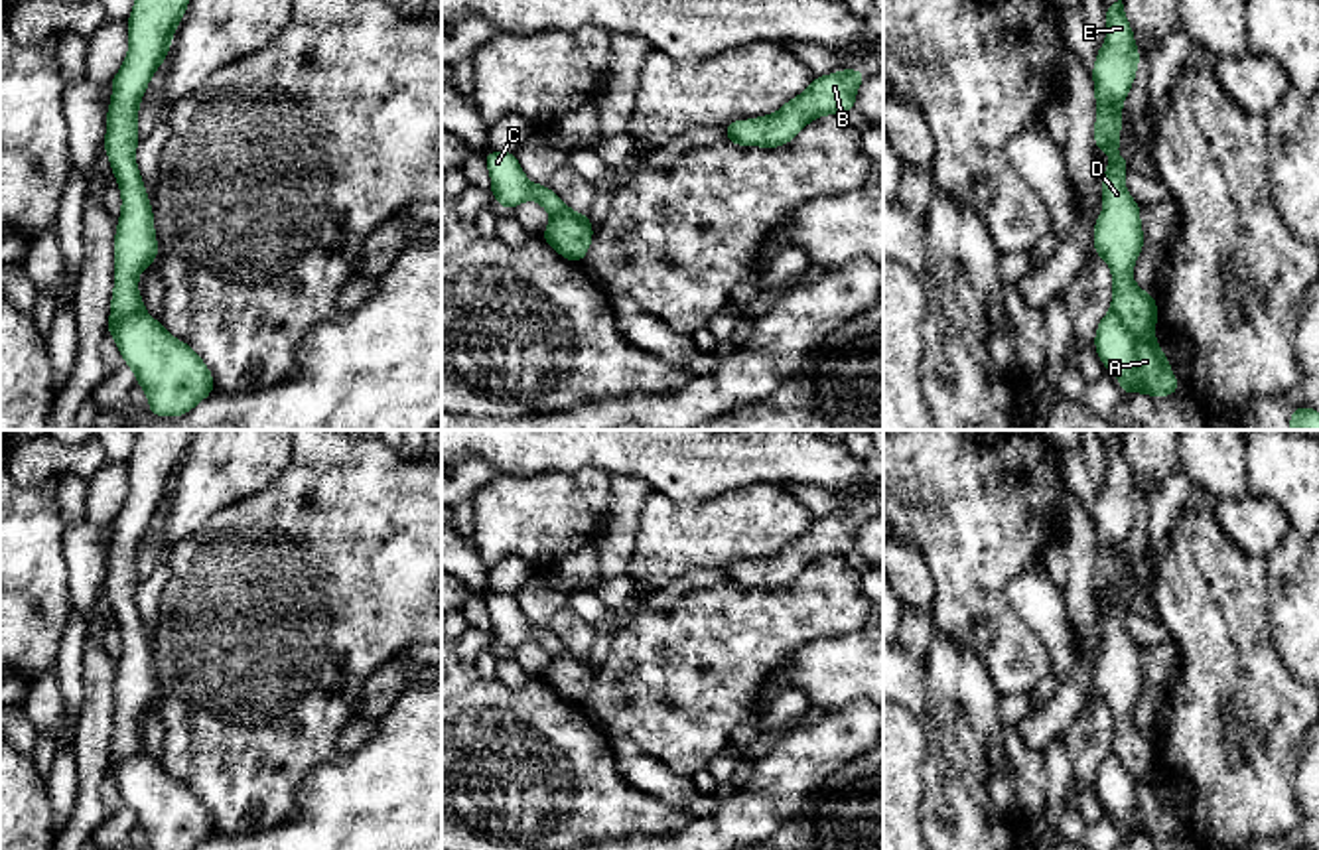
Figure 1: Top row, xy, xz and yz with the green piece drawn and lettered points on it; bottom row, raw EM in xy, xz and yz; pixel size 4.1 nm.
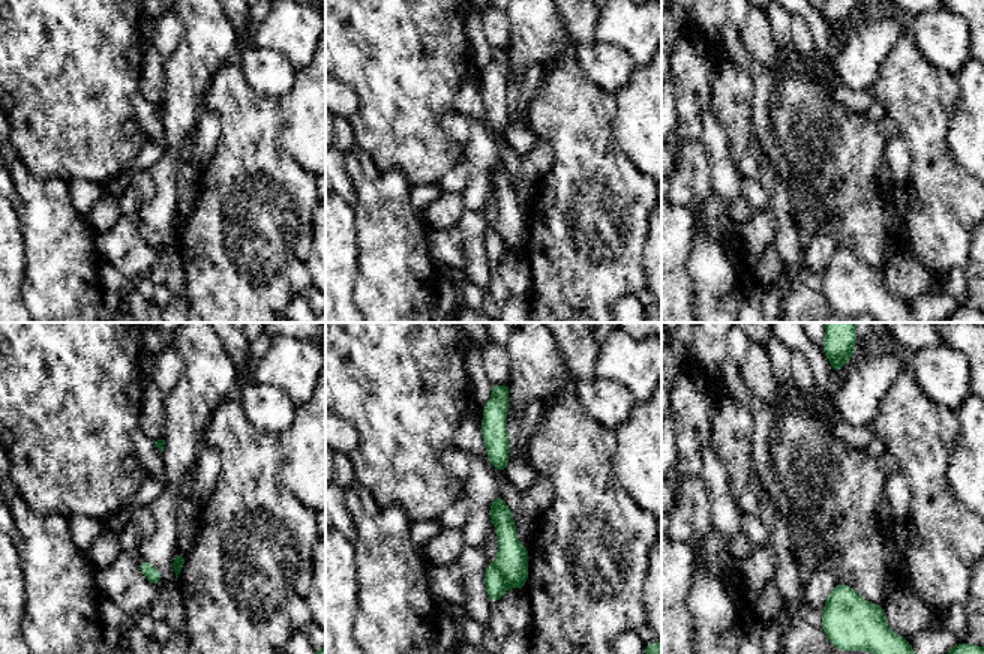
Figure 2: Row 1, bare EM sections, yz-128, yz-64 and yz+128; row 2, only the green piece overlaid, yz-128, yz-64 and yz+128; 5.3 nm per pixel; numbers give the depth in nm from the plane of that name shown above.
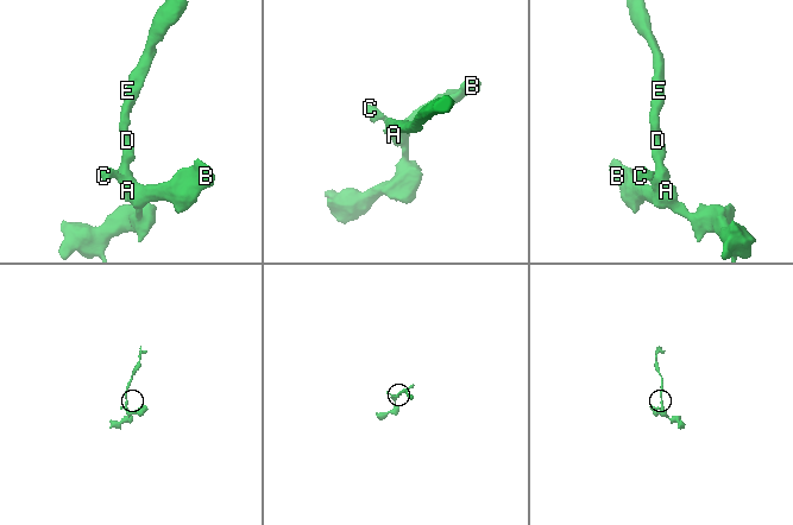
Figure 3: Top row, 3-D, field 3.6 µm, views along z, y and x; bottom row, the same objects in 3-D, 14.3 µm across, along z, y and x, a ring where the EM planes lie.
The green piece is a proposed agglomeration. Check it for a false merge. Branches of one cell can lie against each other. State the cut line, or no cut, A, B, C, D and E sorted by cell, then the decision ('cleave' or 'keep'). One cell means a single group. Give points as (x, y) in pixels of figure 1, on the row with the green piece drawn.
cut yz (1110, 308), (1138, 336), (1152, 340); groups A B C / D E; cleave

